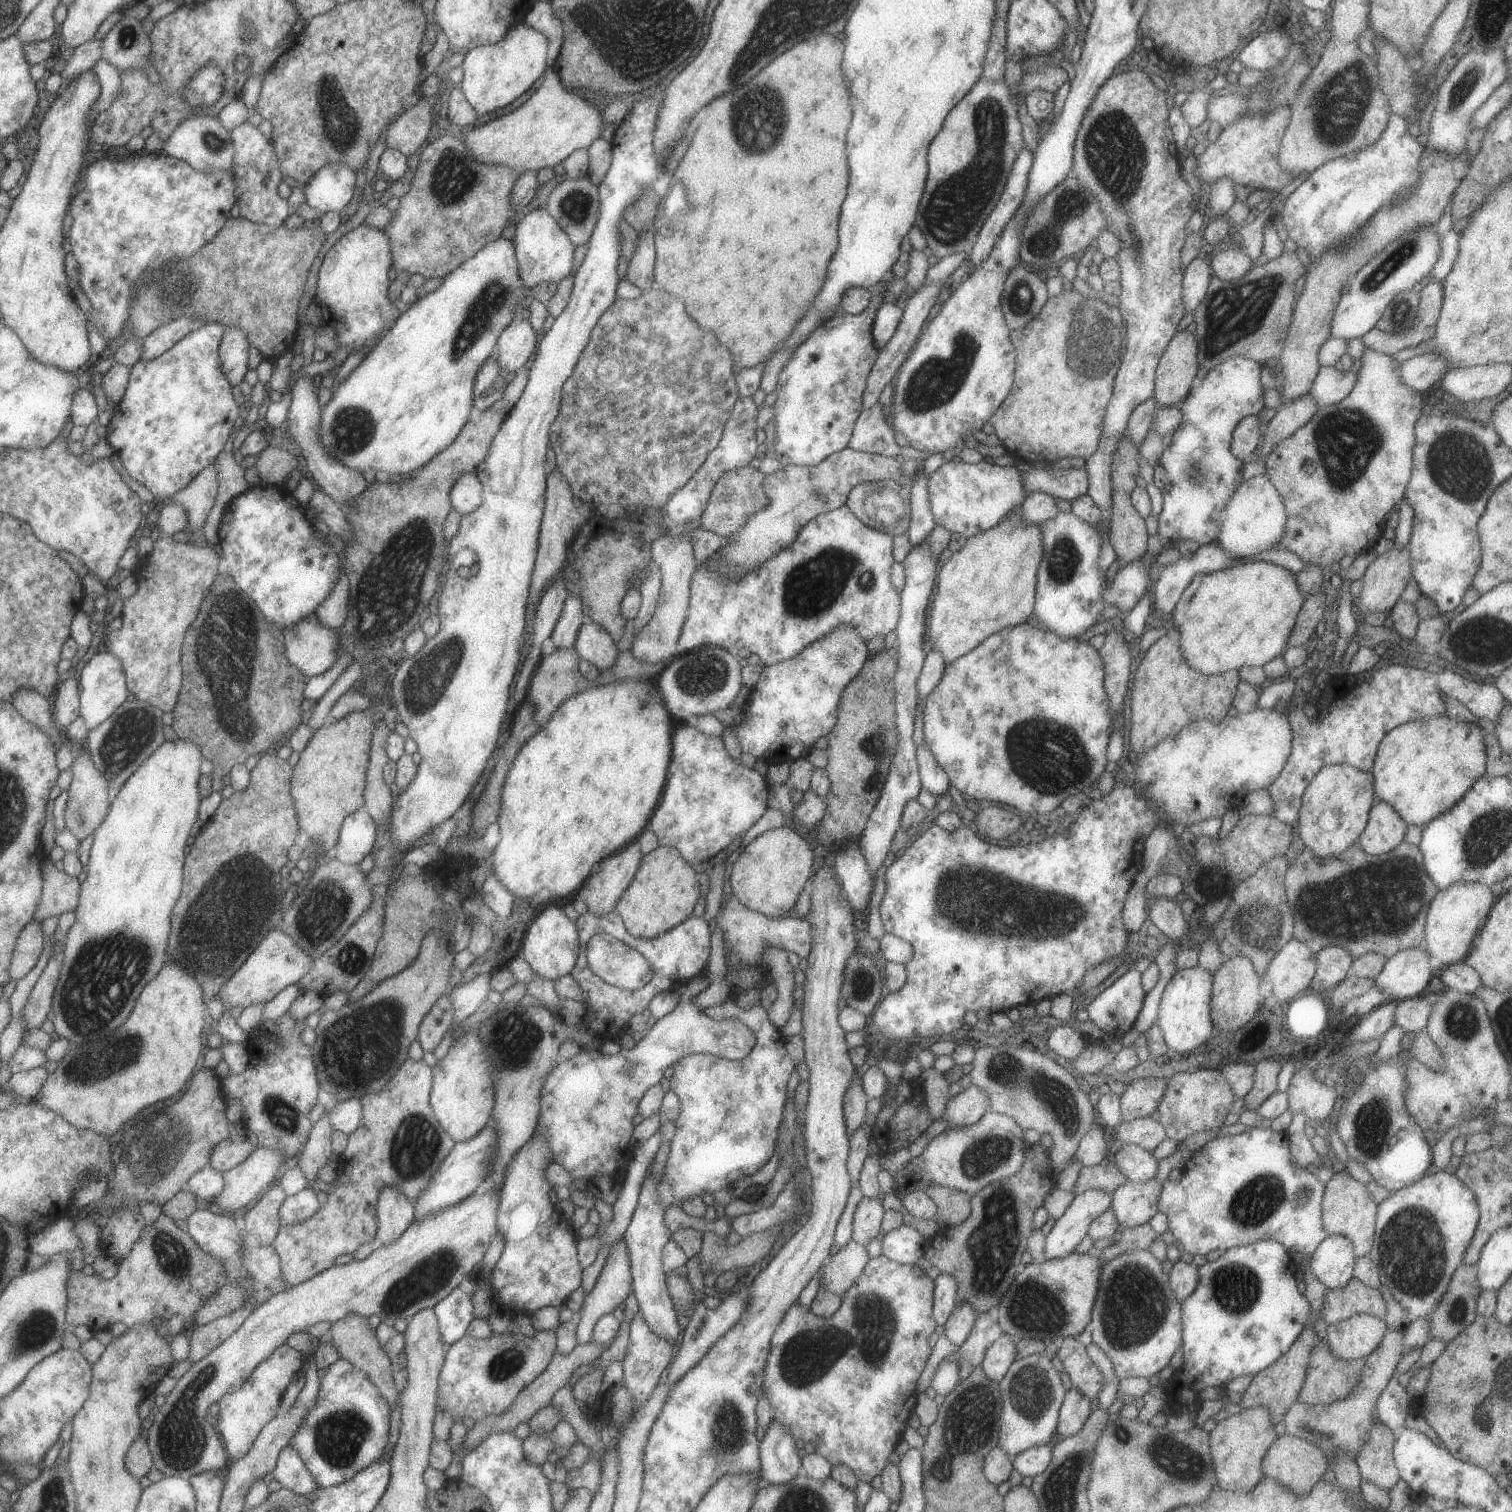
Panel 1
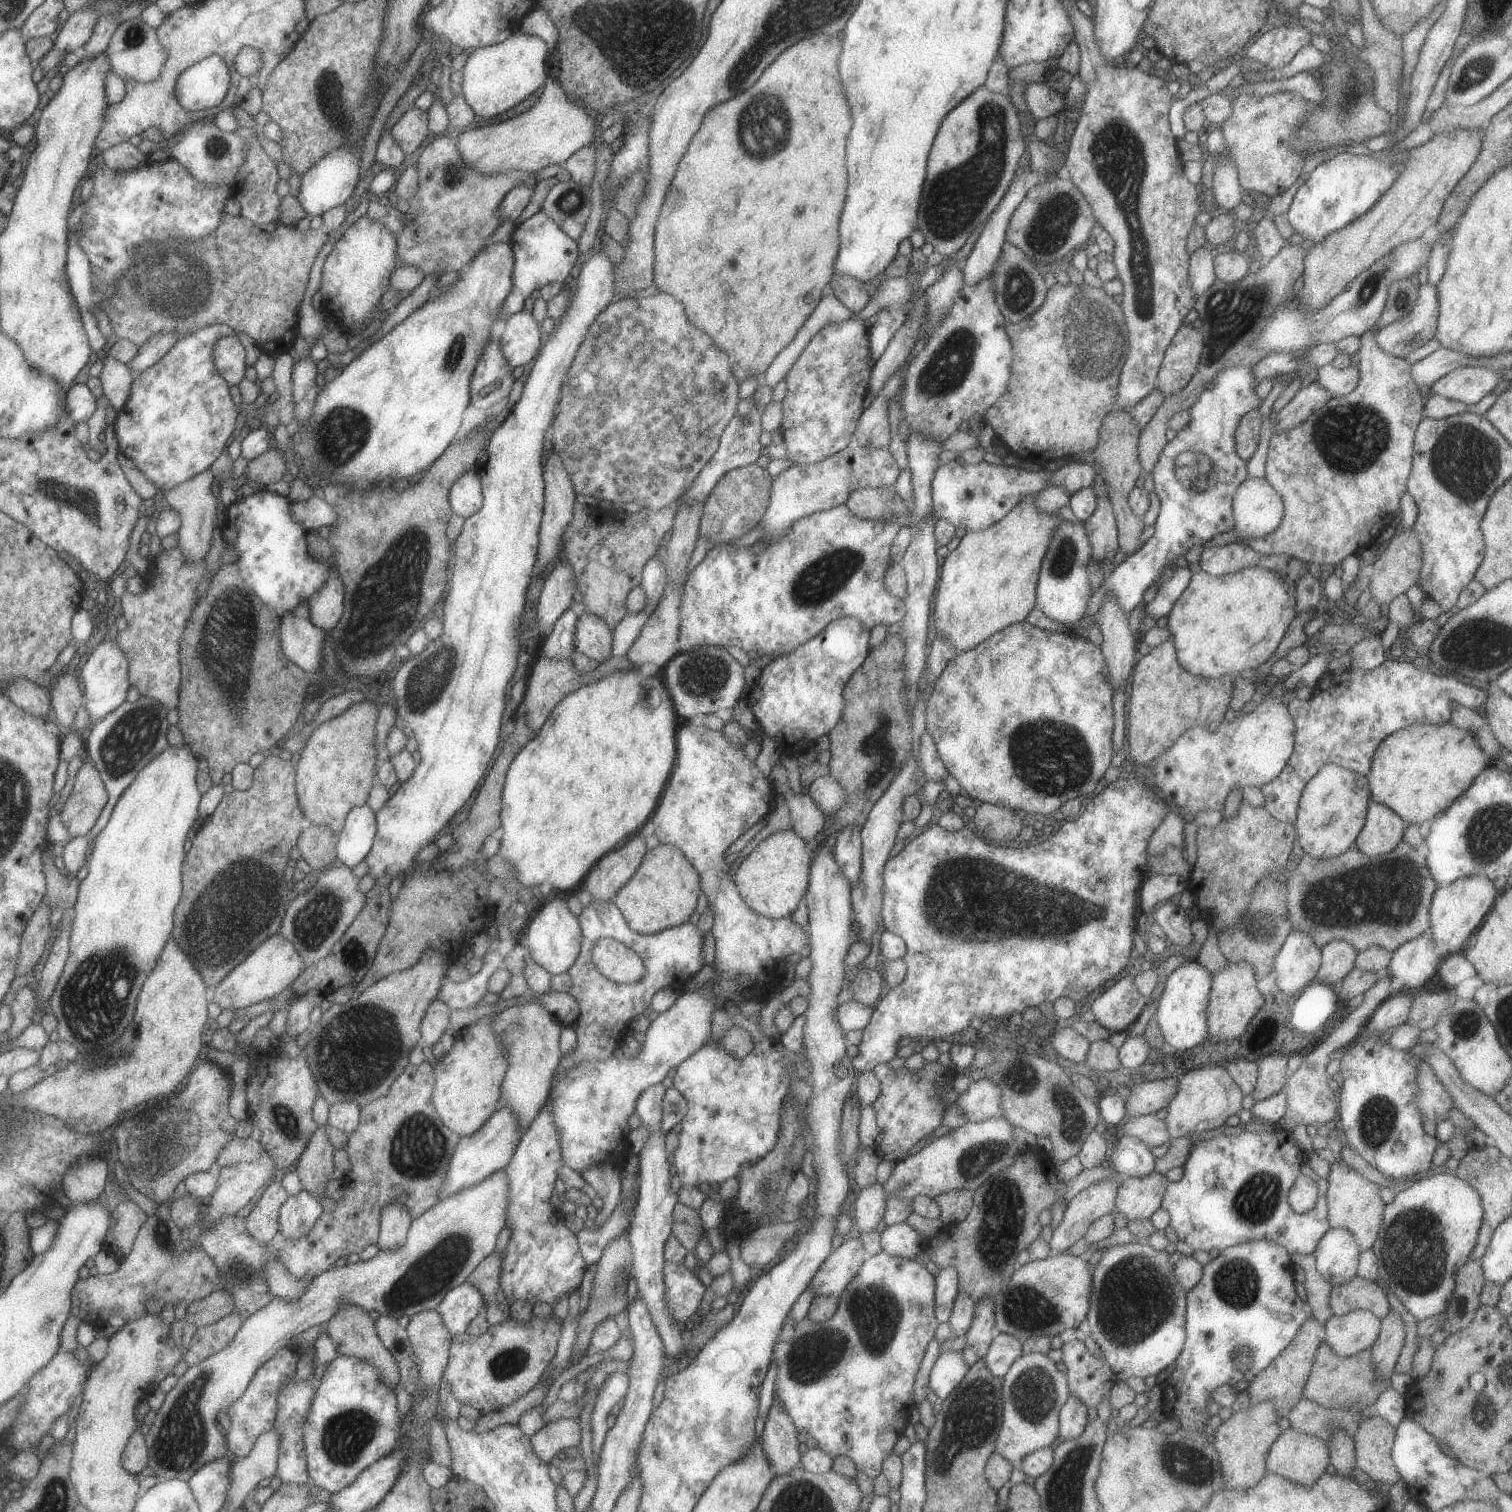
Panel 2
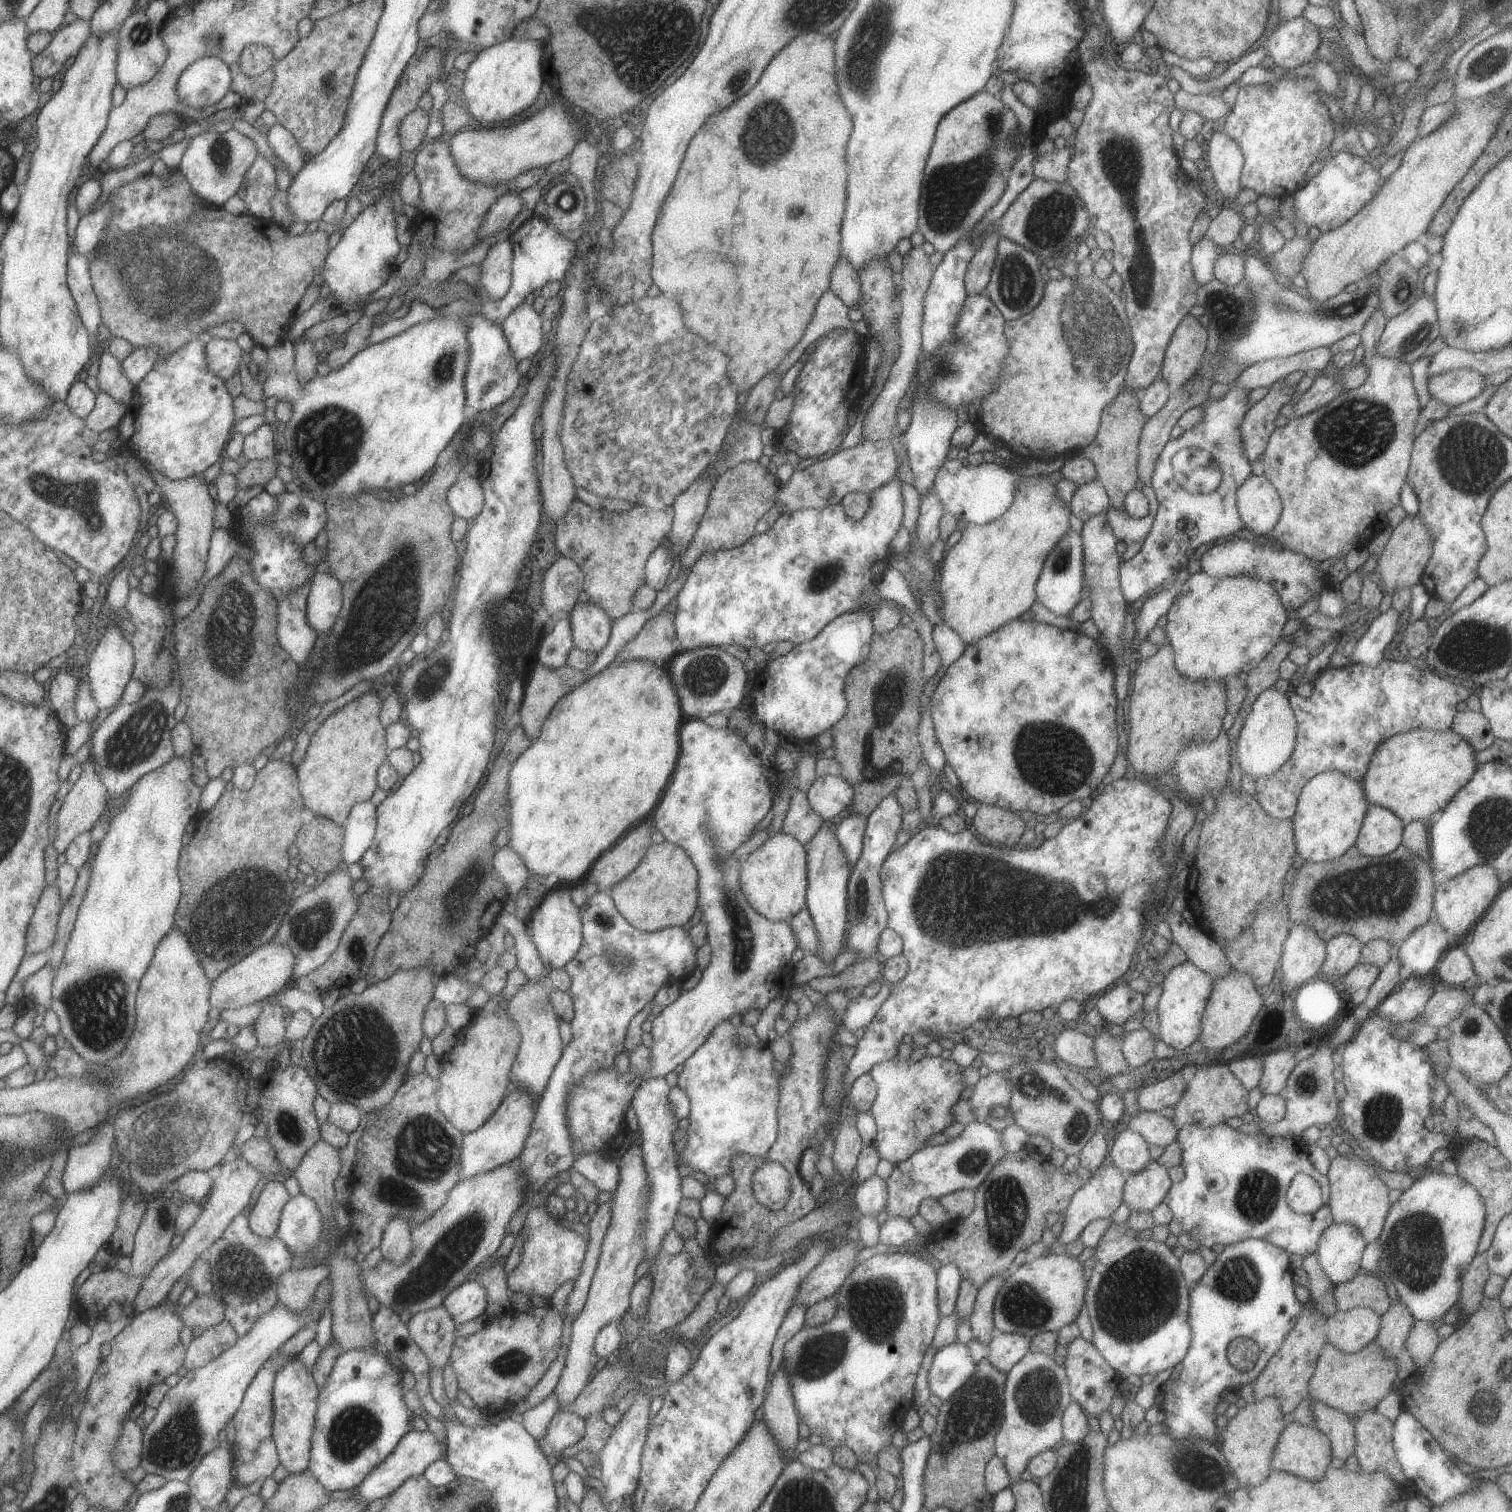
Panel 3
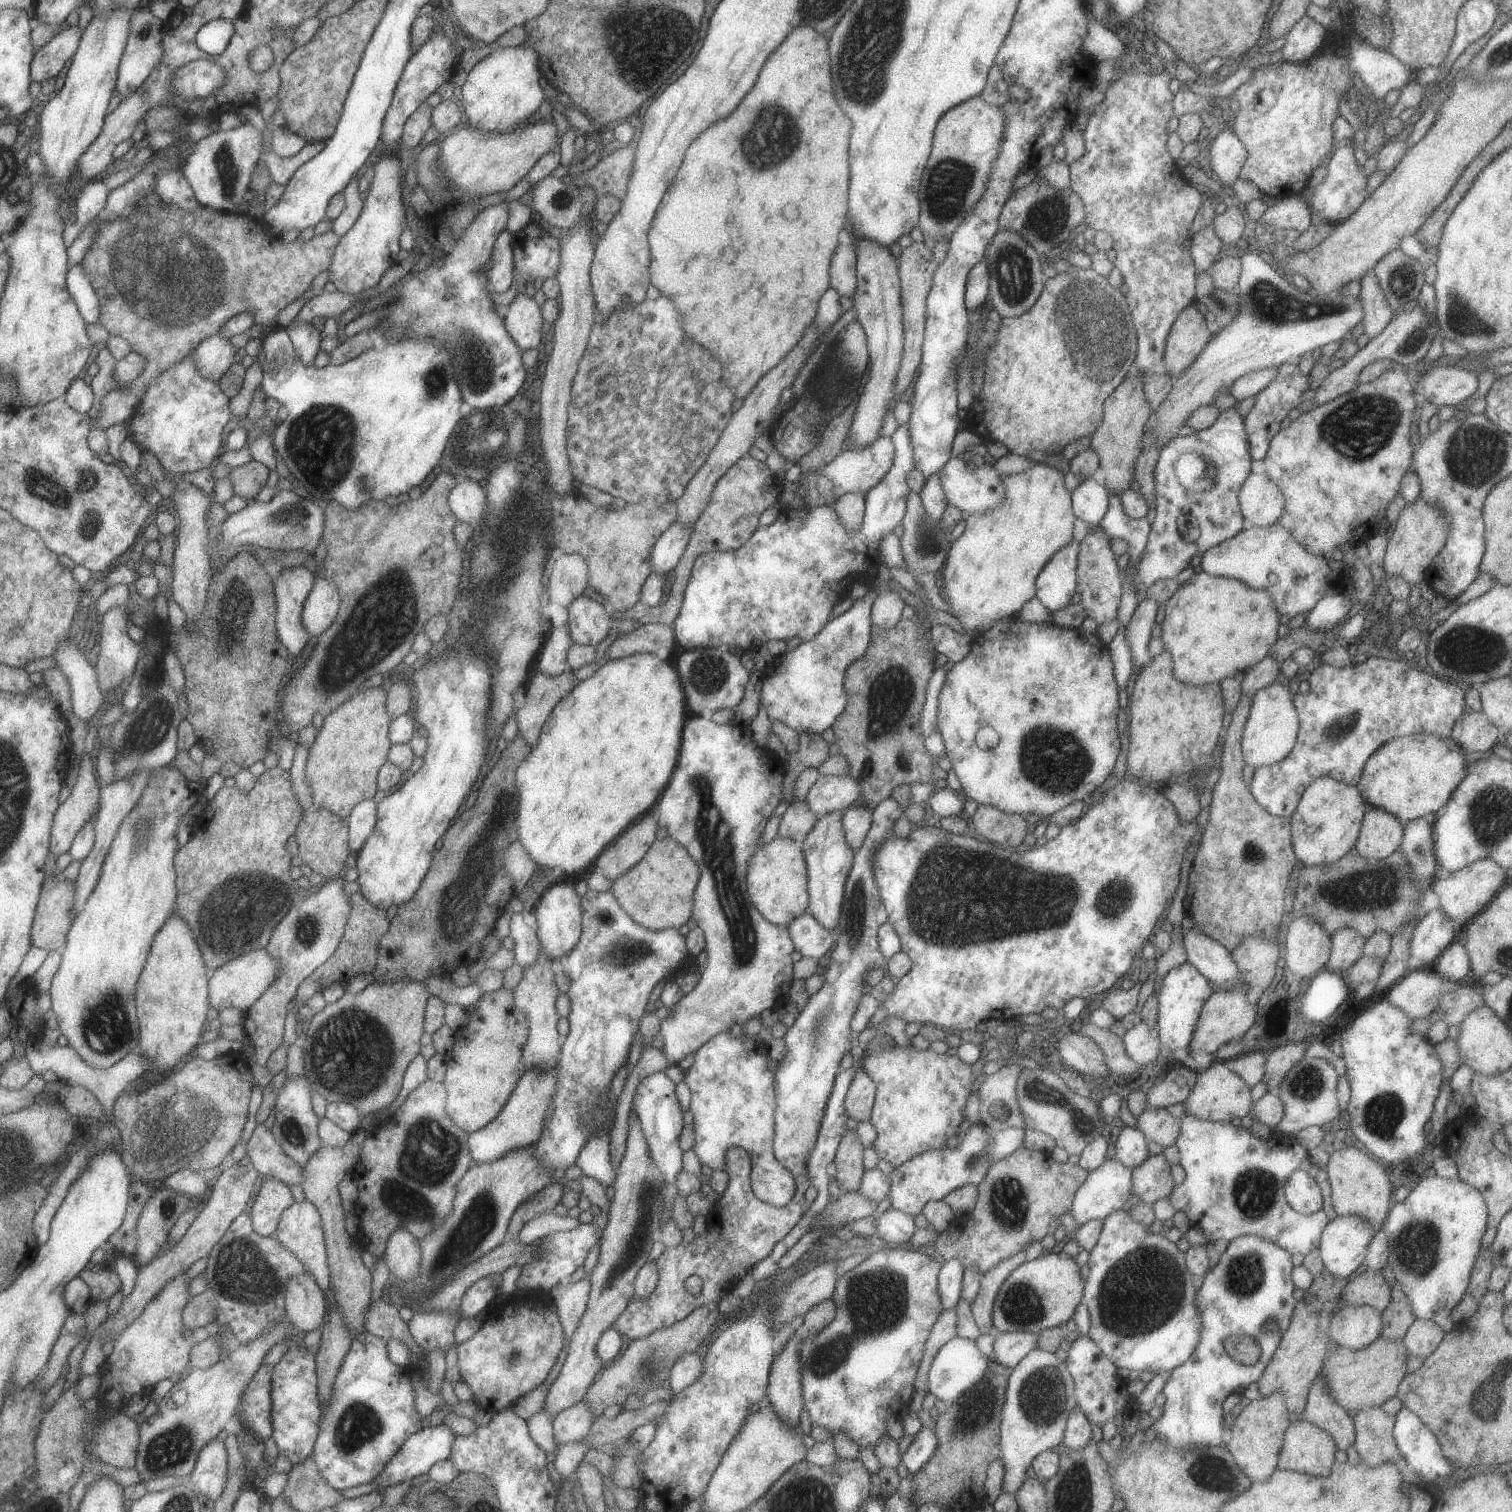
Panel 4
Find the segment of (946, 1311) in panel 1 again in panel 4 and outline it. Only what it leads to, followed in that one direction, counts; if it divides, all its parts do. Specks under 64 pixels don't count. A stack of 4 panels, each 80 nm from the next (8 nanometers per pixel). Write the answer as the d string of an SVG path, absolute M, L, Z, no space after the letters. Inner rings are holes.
M958 1259L946 1260L945 1264L941 1265L938 1288L941 1303L946 1310L955 1308L960 1302L964 1269L963 1264Z

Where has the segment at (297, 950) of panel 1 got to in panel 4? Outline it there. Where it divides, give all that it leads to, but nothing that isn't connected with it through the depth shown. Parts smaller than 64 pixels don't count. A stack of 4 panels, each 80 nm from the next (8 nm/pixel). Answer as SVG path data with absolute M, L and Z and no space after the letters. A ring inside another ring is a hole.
M258 949L244 954L244 958L238 957L220 966L213 971L211 978L212 1008L219 1012L225 1008L248 1010L279 975L282 970L279 962L280 960L274 958L266 949Z

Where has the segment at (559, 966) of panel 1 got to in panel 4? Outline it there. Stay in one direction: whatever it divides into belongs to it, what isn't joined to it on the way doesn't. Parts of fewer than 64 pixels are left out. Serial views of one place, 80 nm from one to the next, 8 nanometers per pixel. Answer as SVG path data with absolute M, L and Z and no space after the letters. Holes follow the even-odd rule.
M553 882L536 902L534 911L537 916L537 935L545 953L558 962L560 957L570 952L580 940L582 928L581 896L576 892L575 884Z

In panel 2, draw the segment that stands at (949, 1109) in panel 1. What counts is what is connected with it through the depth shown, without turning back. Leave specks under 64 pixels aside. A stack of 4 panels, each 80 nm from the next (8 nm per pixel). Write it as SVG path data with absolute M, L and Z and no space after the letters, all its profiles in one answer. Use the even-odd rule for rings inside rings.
M991 1078L972 1082L965 1093L959 1095L958 1106L968 1121L977 1123L988 1119L1007 1118L1002 1106L1000 1087Z

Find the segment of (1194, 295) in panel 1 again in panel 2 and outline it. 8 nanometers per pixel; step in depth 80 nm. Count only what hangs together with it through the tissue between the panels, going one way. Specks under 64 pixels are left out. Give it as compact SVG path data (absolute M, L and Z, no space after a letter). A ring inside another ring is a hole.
M1202 246L1189 258L1189 281L1197 298L1217 279L1210 251Z

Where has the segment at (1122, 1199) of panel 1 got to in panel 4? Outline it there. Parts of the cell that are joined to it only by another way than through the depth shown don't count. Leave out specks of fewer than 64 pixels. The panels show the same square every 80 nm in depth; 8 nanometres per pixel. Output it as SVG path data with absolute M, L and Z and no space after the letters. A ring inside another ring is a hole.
M1164 1153L1150 1156L1138 1166L1133 1168L1133 1195L1138 1195L1142 1202L1154 1204L1157 1200L1168 1198L1176 1186L1170 1171L1172 1164L1168 1162Z

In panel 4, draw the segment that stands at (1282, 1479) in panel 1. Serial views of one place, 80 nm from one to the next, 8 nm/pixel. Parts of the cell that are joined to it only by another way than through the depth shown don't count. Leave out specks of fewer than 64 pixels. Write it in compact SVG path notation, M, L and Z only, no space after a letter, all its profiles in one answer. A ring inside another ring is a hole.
M1300 1419L1291 1422L1285 1432L1277 1468L1327 1477L1336 1451L1337 1444L1327 1430Z

